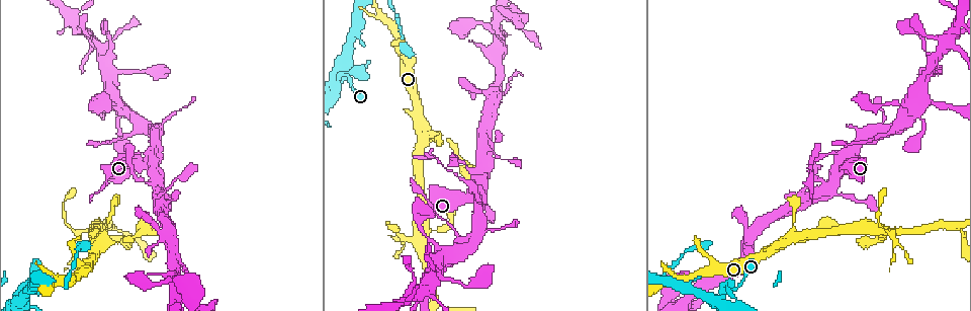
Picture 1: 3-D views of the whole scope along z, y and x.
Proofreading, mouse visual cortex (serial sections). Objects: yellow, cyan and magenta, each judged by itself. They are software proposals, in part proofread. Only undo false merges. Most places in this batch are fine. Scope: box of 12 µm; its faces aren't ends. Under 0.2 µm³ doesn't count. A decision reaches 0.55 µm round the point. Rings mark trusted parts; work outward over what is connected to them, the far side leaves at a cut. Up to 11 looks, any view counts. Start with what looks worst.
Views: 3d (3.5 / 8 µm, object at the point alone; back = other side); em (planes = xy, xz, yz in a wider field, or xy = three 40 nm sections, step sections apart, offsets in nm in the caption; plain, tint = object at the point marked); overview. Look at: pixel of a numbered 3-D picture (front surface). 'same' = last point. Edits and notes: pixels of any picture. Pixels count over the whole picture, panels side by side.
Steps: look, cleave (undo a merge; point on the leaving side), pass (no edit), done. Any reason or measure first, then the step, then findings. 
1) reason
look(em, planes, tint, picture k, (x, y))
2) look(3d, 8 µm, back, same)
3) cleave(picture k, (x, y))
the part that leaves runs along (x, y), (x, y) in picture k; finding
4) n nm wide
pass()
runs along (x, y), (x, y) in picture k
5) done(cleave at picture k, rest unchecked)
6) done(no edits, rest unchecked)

four arms meet
look(3d, 3.5 µm, picture 1, (117, 106))

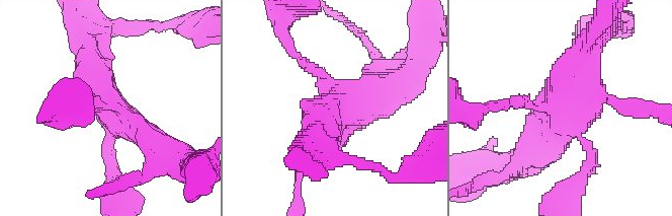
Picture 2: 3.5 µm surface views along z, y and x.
shape alone is not enough
look(em, xy, step 5, tint, picture 2, (566, 105))

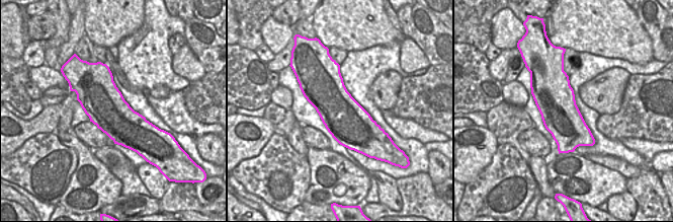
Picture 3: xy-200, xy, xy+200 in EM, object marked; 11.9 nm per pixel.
pass()
all the same cell

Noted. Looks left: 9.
four or more arms meet
look(3d, 3.5 µm, picture 1, (944, 48))

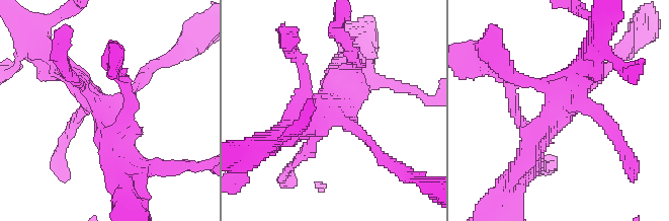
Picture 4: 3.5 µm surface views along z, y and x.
look(em, xy, step 3, tint, picture 4, (105, 108))

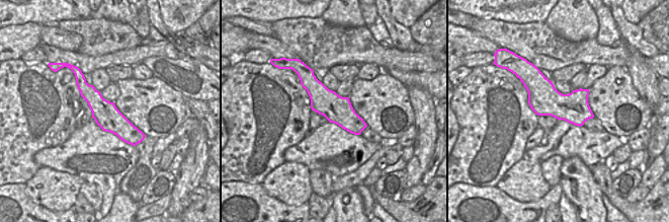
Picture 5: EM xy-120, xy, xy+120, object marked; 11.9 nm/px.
320 nm wide
pass()
runs along (80, 78), (94, 99), (138, 140) in picture 5; all the same cell

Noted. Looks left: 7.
small branch off a trunk
look(3d, 3.5 µm, picture 1, (348, 69))

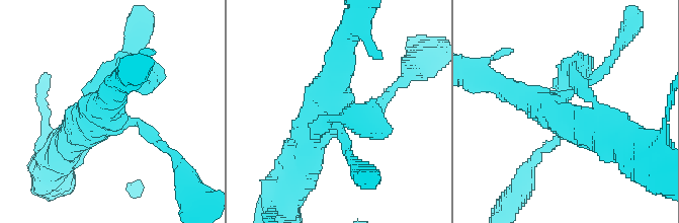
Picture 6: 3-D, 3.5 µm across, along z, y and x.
look(em, xy, step 3, tint, picture 6, (565, 96))

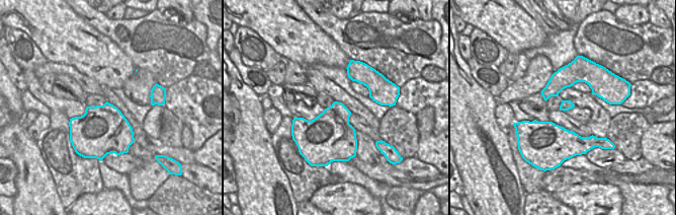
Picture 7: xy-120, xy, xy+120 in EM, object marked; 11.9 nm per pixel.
460 nm wide
pass()
runs along (613, 56), (557, 105), (510, 90) in picture 6; continuous, no second cell

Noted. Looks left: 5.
a narrow waist
look(3d, 8 µm, picture 1, (382, 14))

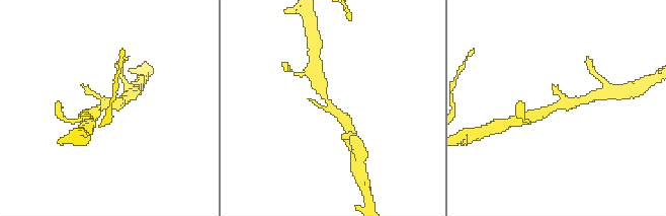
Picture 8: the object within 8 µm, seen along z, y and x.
zoom in
look(3d, 3.5 µm, picture 8, (559, 106))

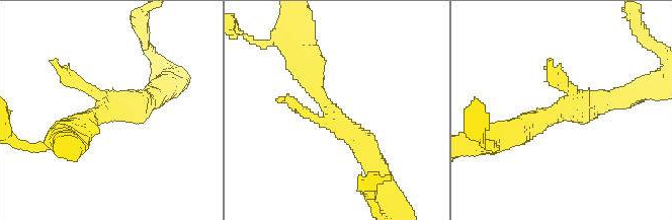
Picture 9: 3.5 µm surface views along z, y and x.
pass()
runs along (372, 162), (299, 63) in picture 9; one cell here

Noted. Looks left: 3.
done(no edits, rest unchecked)

